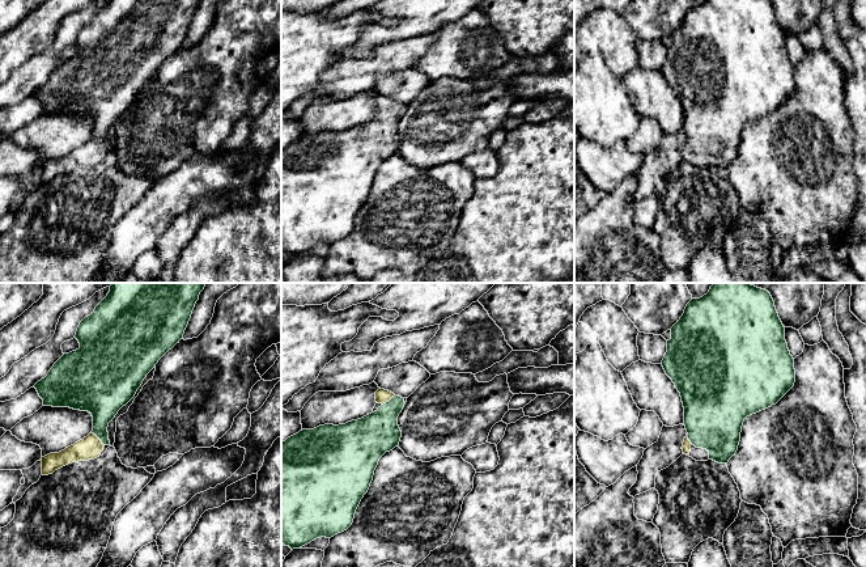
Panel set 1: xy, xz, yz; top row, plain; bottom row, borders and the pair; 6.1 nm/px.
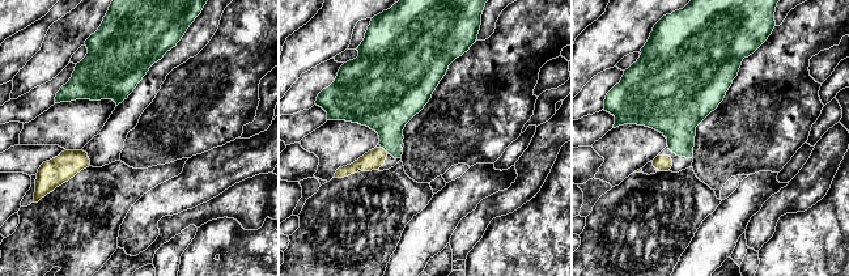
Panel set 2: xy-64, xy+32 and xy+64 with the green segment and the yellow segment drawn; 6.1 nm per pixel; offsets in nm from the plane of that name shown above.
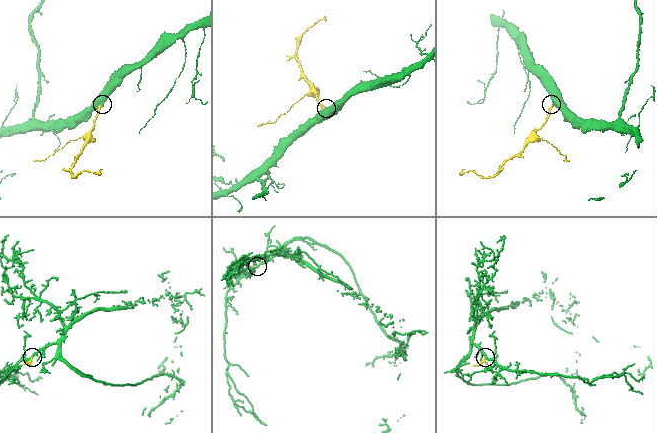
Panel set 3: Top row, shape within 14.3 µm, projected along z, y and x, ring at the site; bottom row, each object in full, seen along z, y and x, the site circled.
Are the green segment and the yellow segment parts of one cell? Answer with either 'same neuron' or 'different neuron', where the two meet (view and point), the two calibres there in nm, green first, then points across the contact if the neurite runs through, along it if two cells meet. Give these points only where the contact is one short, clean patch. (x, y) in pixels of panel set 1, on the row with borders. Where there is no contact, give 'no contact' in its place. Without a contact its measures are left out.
same neuron | xy (98, 438) | 240/140 nm | across xy (102, 397), (98, 438), (90, 447)

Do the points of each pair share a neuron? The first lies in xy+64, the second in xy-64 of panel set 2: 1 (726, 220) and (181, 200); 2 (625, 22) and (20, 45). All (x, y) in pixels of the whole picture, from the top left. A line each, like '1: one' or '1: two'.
1: one
2: one

